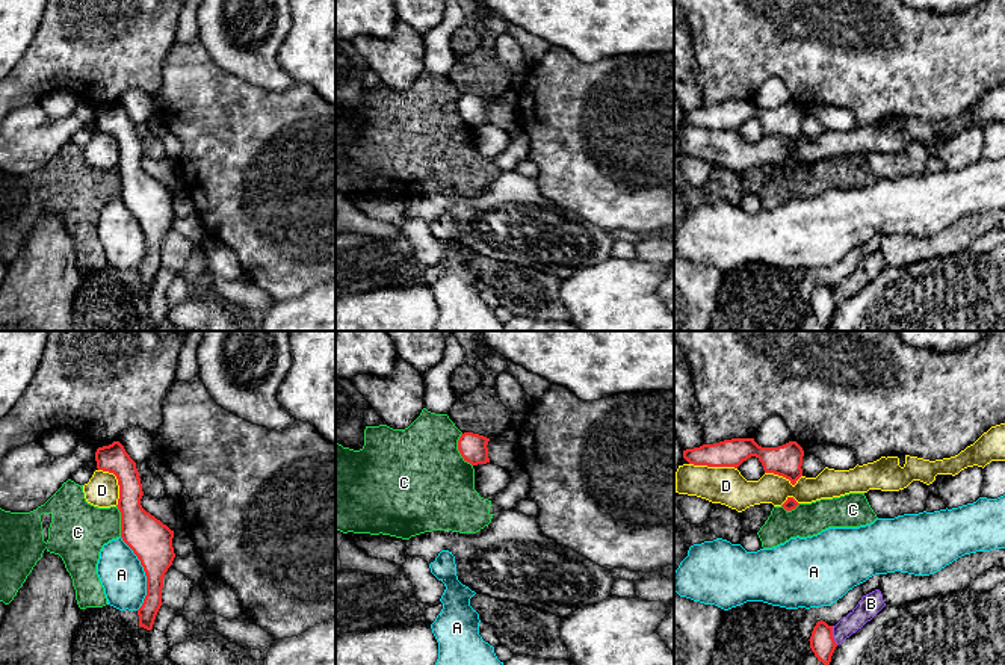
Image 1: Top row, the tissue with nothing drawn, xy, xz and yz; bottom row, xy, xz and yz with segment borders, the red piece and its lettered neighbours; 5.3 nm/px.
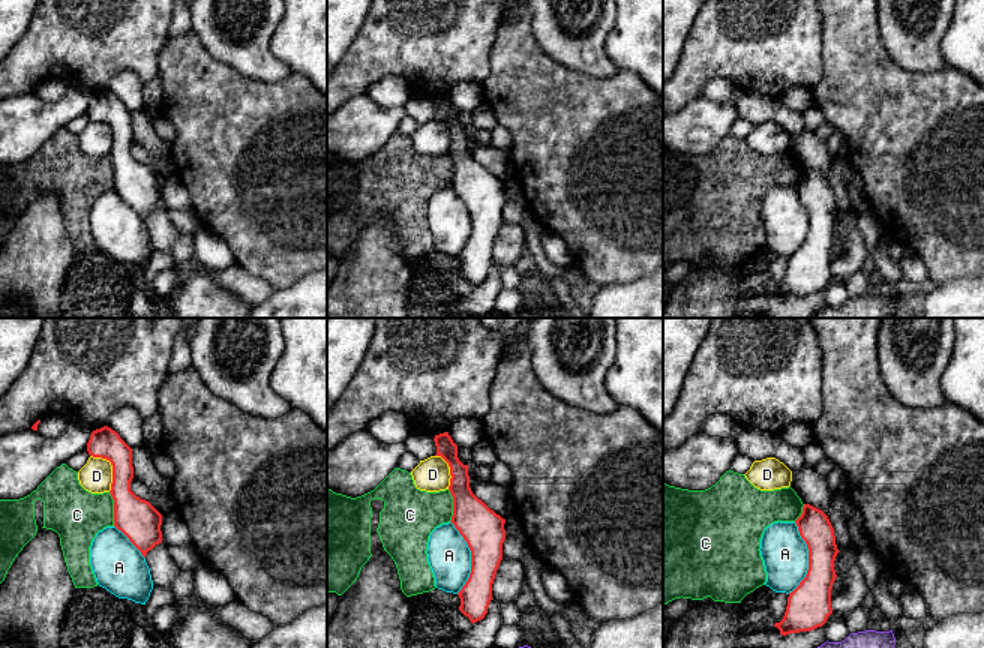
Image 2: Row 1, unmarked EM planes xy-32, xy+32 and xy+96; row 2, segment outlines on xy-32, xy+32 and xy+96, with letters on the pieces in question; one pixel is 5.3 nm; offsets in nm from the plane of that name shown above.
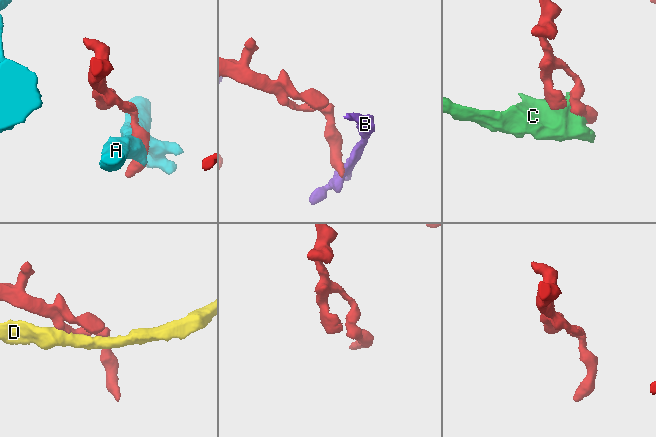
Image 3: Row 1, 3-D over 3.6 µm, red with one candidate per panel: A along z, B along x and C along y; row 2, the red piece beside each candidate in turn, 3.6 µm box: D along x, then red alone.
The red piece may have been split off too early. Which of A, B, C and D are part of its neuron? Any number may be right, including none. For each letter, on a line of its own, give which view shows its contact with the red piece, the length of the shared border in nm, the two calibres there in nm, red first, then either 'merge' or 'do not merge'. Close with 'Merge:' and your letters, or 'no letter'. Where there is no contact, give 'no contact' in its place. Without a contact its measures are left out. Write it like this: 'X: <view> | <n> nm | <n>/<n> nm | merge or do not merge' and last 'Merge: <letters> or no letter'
A: xy | 400 nm | 220/240 nm | do not merge
B: yz | 110 nm | 140/110 nm | do not merge
C: xz | 190 nm | 150/500 nm | do not merge
D: yz | 260 nm | 150/200 nm | do not merge
Merge: no letter

